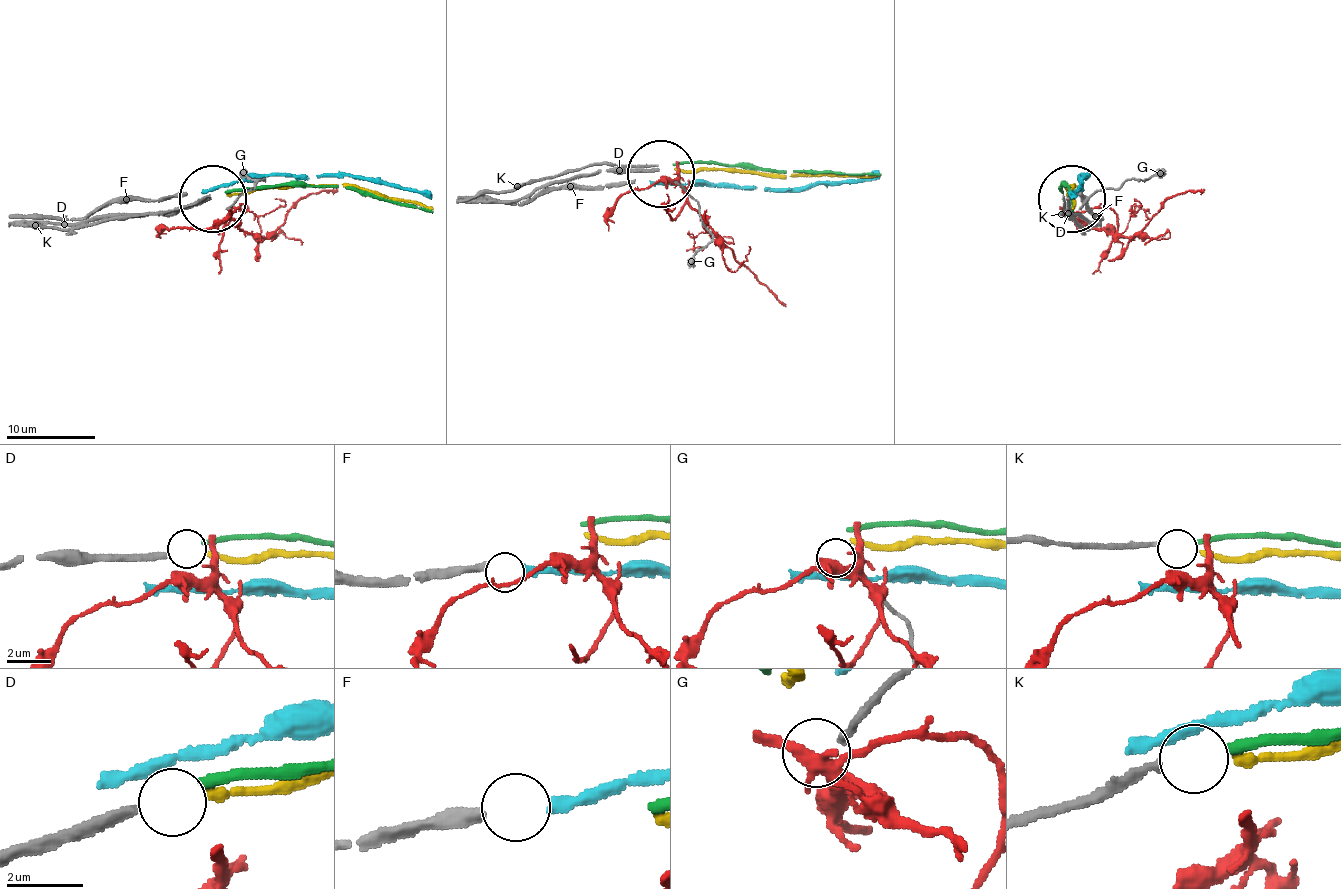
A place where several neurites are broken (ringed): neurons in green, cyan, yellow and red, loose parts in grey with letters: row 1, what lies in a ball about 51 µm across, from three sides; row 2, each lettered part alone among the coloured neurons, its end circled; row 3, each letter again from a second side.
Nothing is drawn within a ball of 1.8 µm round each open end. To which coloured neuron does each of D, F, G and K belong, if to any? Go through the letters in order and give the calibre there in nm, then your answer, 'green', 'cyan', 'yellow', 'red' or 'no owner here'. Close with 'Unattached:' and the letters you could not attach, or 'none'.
D: calibre 280 nm; yellow
F: calibre 340 nm; cyan
G: calibre 190 nm; no owner here
K: calibre 190 nm; green
Unattached: G

